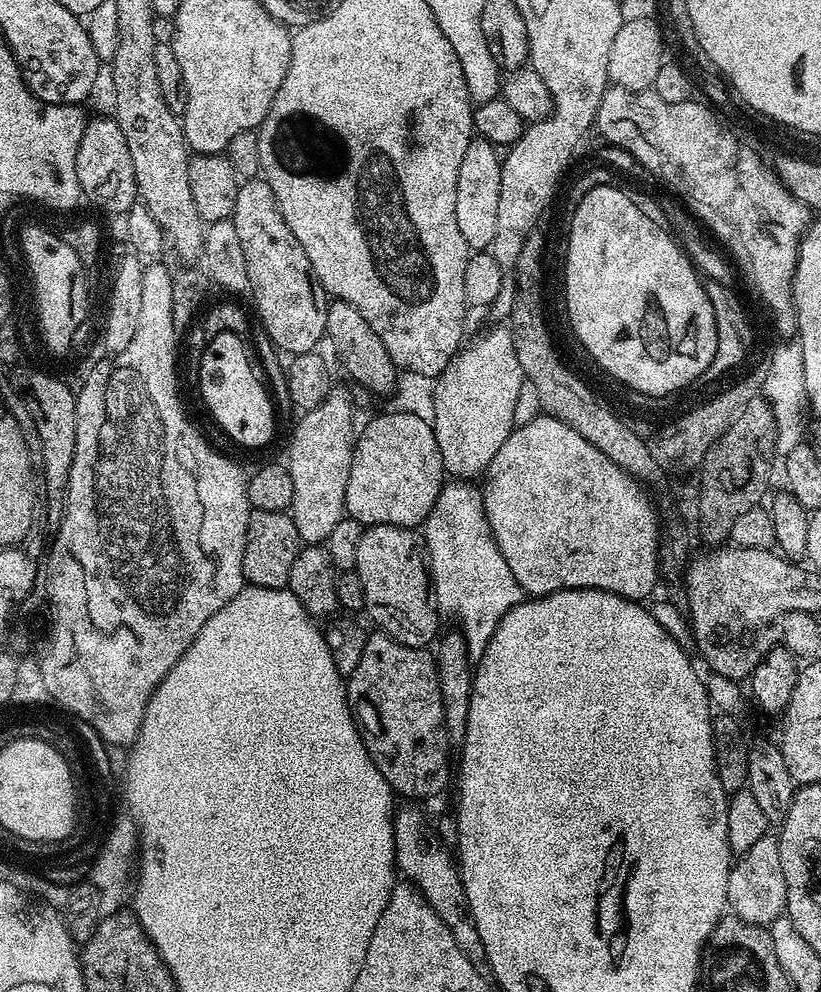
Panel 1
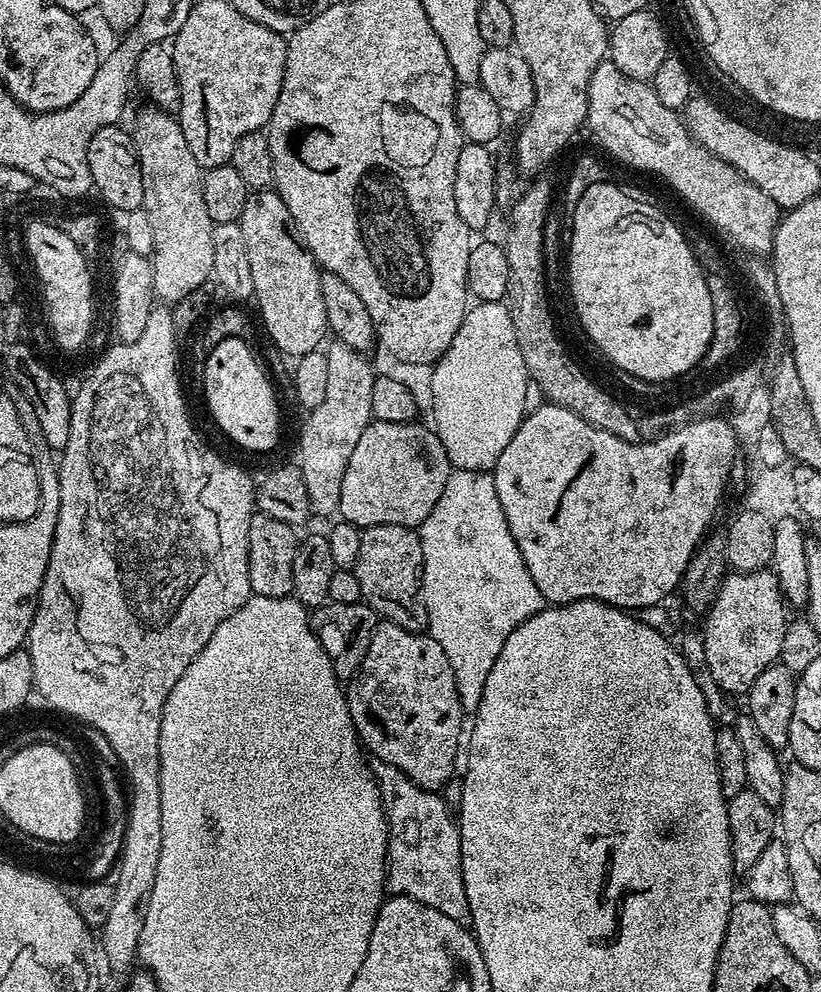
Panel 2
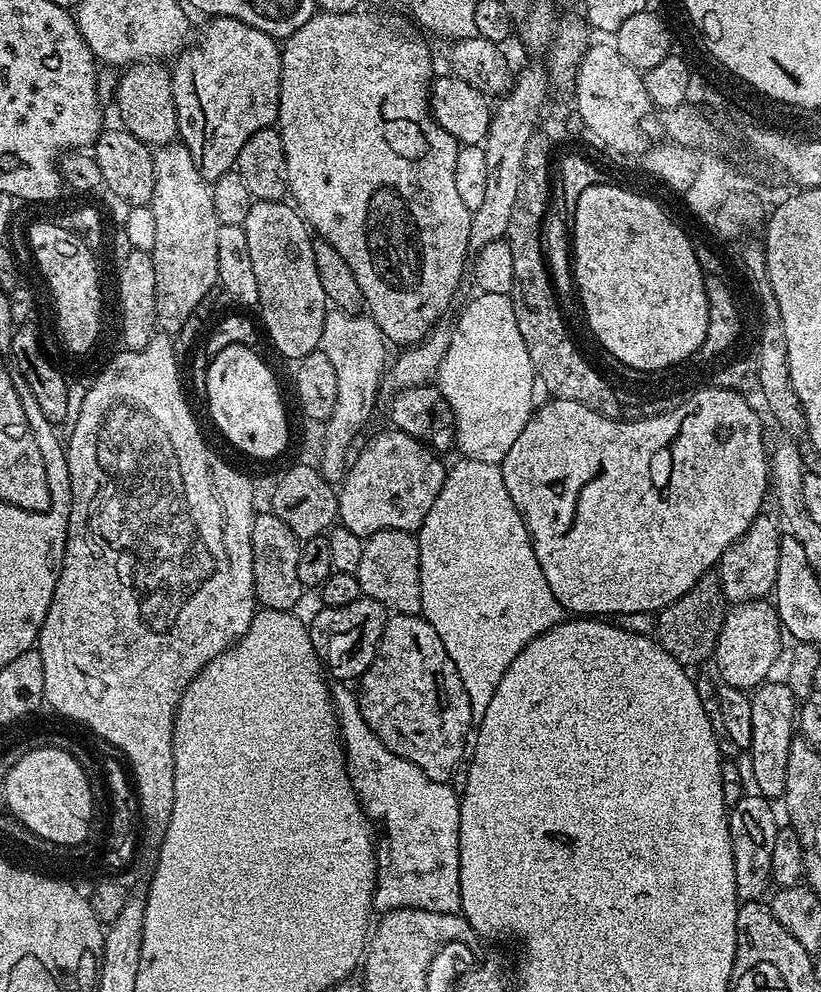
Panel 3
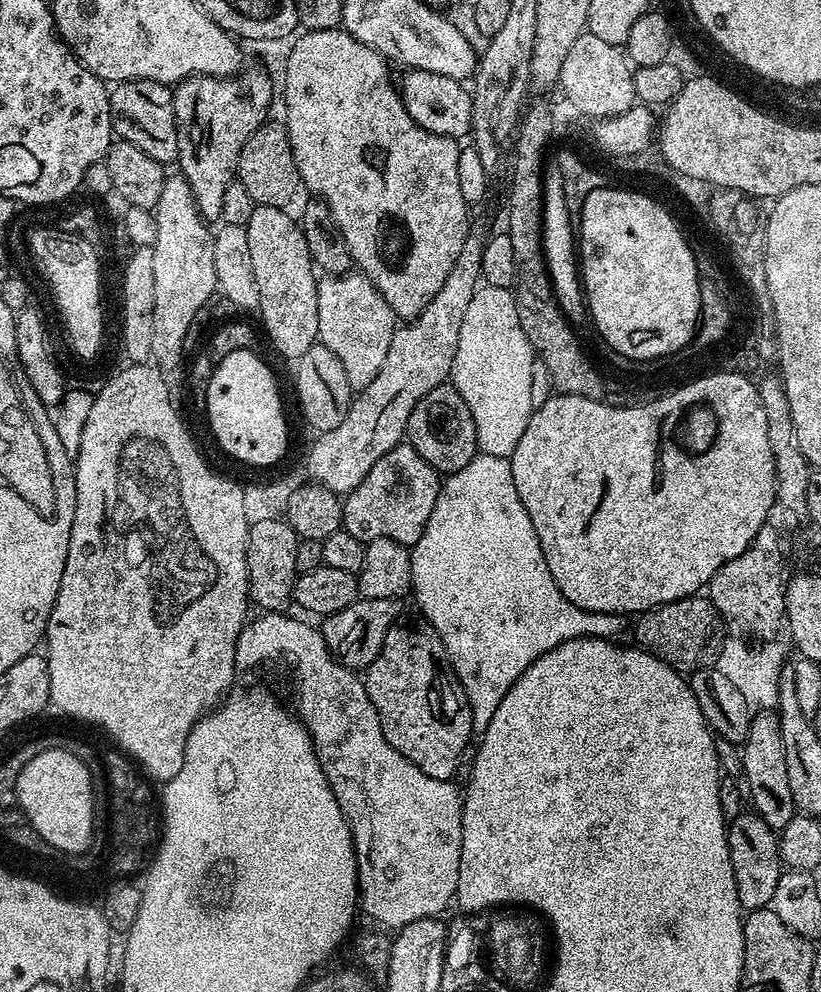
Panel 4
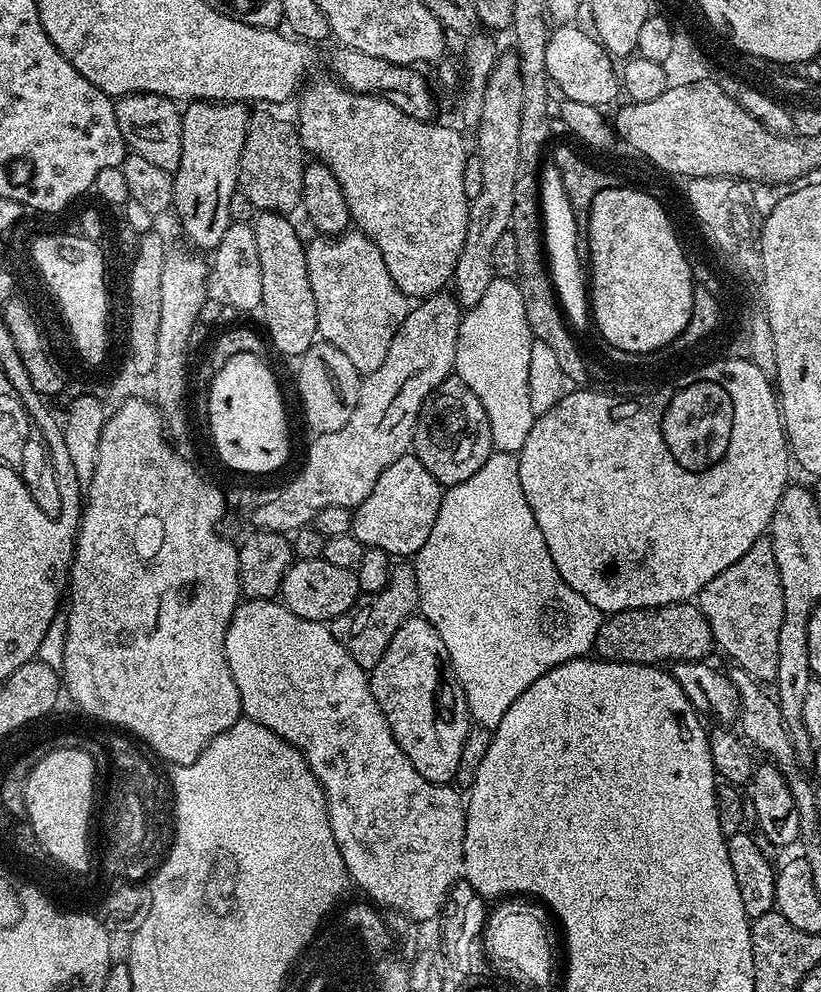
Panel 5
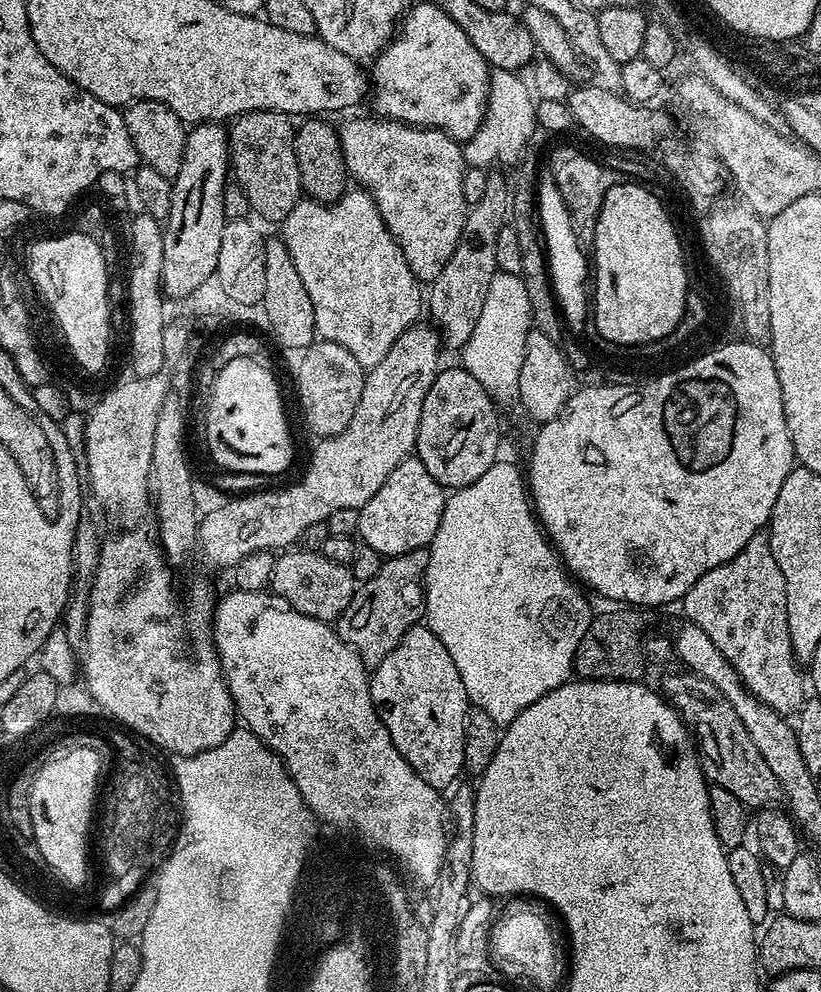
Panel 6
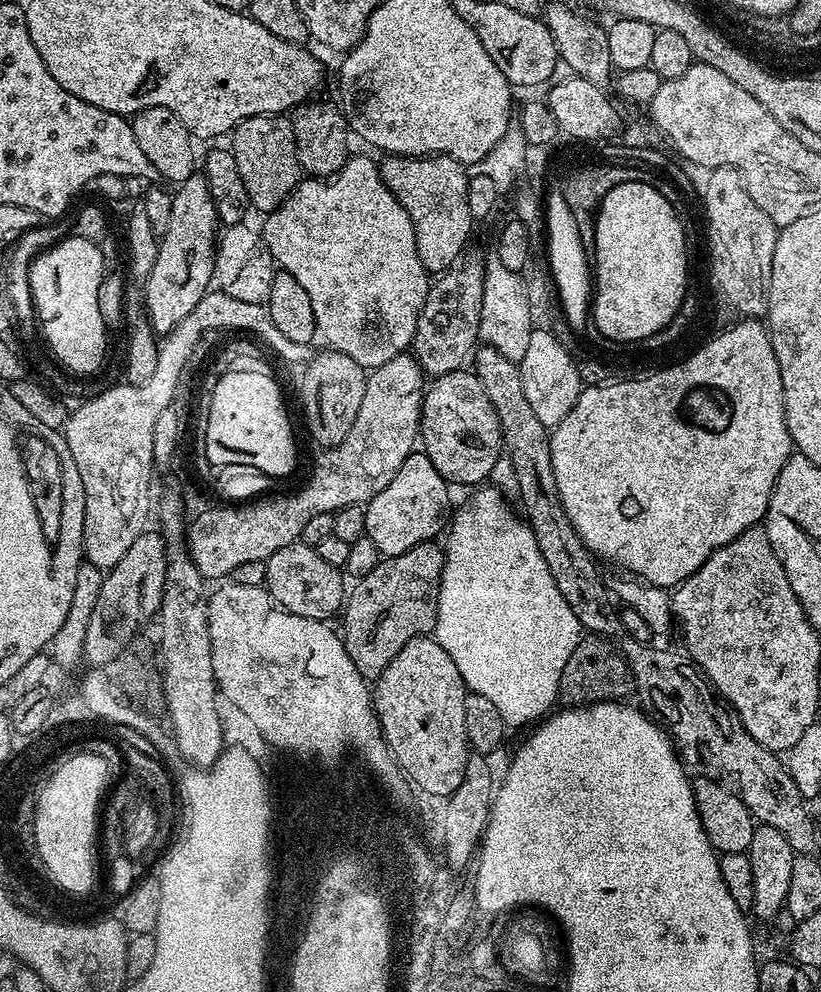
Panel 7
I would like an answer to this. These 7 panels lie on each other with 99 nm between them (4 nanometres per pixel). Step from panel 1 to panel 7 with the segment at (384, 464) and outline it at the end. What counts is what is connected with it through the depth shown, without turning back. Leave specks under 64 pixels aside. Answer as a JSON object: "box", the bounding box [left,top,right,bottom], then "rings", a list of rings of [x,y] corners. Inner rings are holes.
{"box":[364,450,450,557],"rings":[[[414,450],[406,462],[398,466],[398,474],[390,478],[386,490],[368,501],[364,510],[365,536],[374,542],[381,557],[406,554],[406,550],[414,546],[435,541],[436,535],[439,532],[441,535],[446,528],[446,517],[449,515],[448,491],[450,485],[442,478],[442,474],[438,474],[438,470],[434,470],[434,462],[430,462],[423,450]]]}

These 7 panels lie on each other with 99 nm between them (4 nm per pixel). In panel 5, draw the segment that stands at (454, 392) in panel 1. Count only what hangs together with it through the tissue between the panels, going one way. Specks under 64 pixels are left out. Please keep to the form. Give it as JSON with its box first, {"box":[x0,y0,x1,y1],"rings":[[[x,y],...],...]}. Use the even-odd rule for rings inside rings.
{"box":[454,279,534,454],"rings":[[[492,279],[490,286],[486,286],[486,294],[482,294],[476,305],[460,317],[454,372],[466,386],[470,386],[470,390],[474,390],[474,394],[478,394],[478,402],[482,402],[482,410],[486,410],[490,422],[493,449],[498,452],[519,454],[532,429],[534,415],[530,408],[528,375],[533,339],[530,322],[526,322],[526,306],[522,306],[522,294],[515,280]]]}

